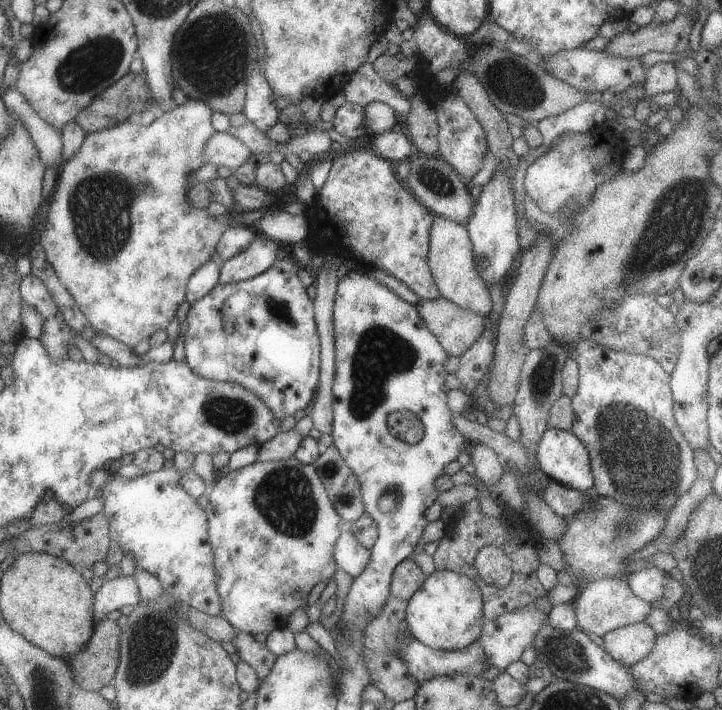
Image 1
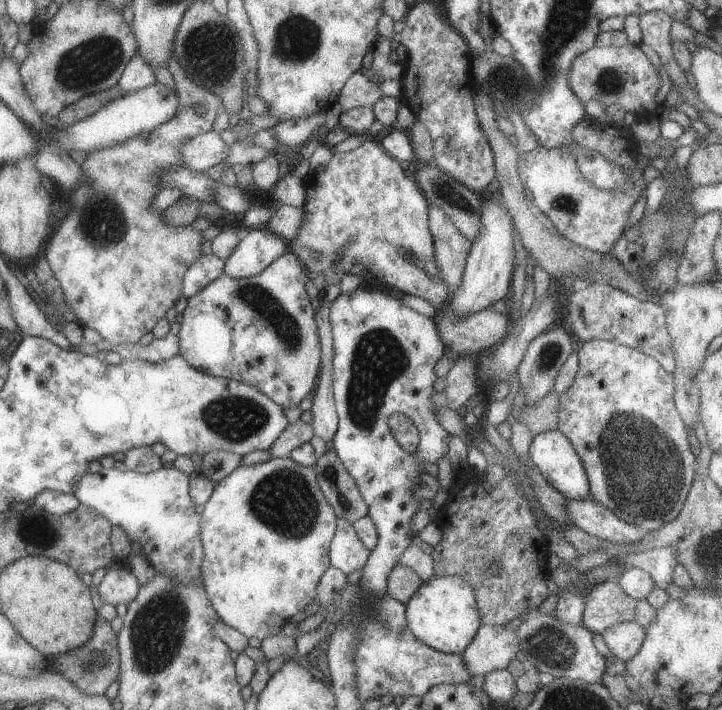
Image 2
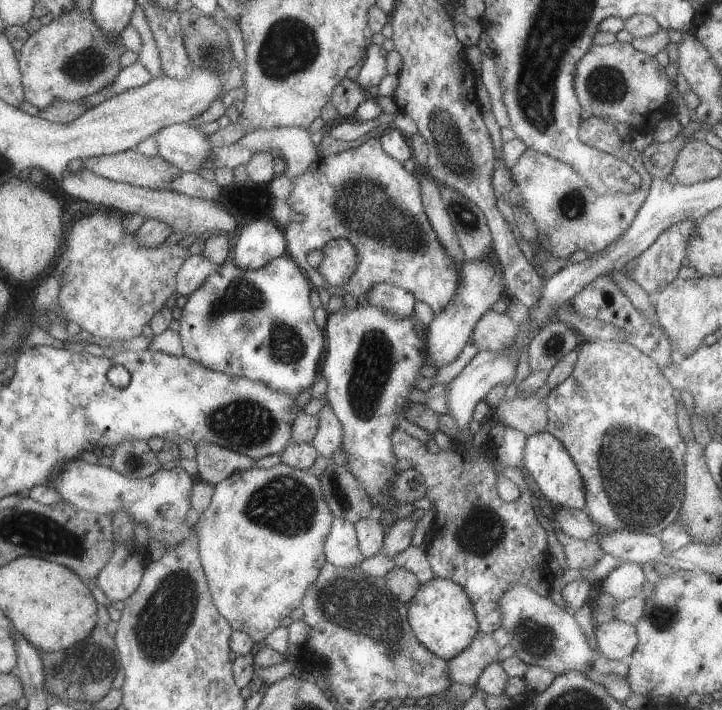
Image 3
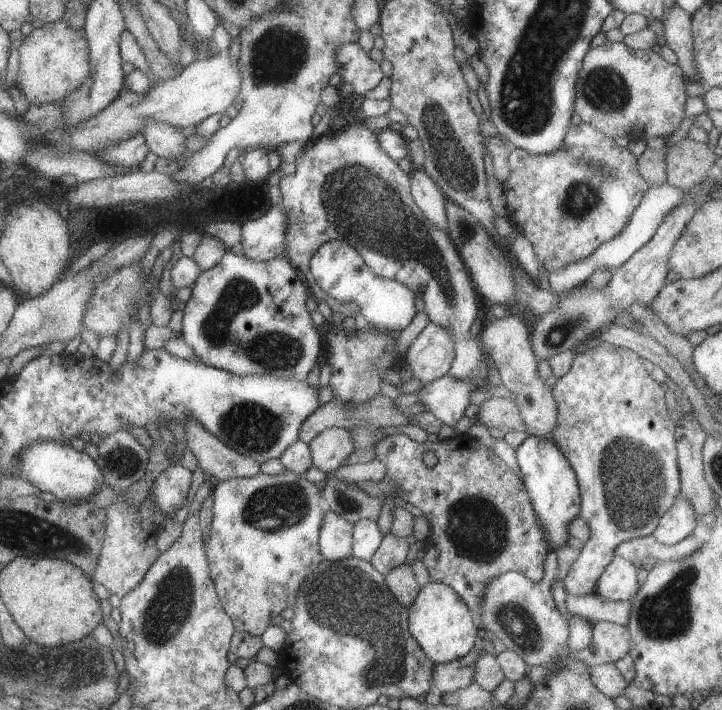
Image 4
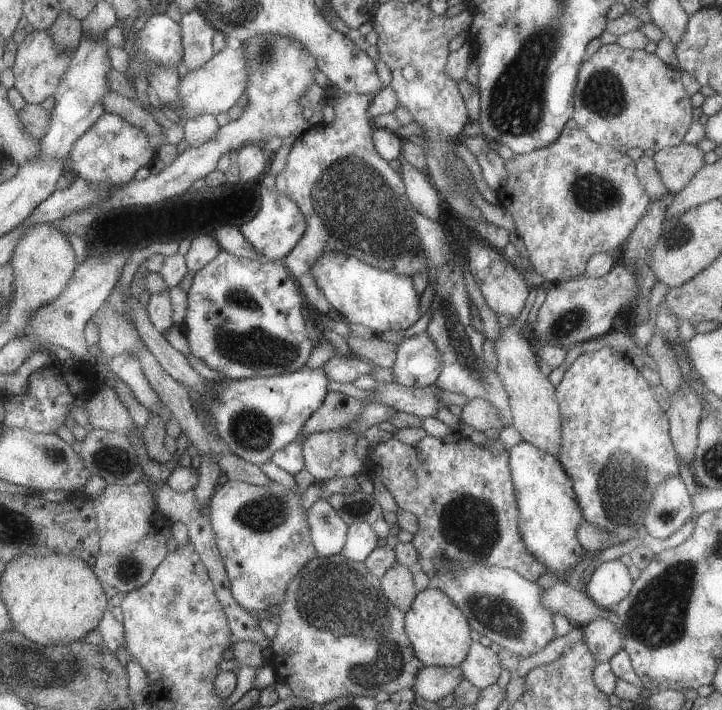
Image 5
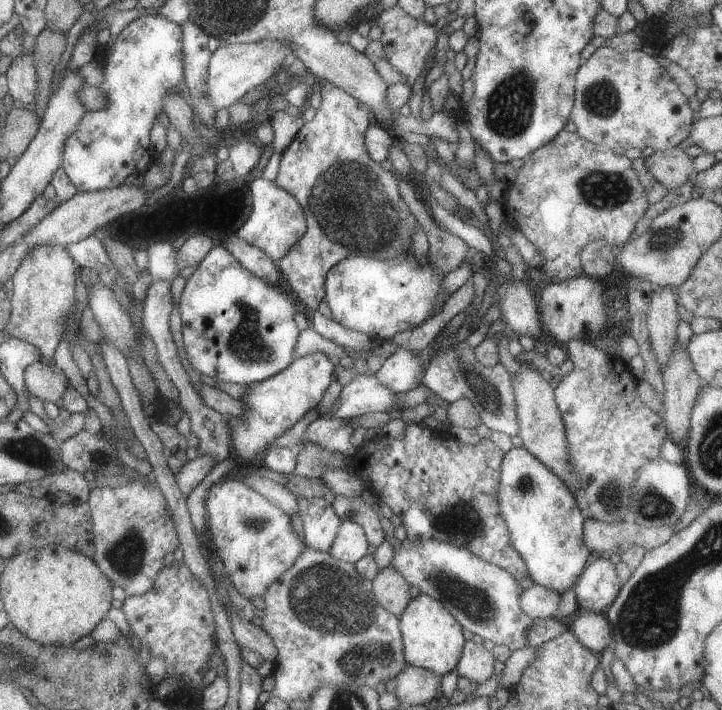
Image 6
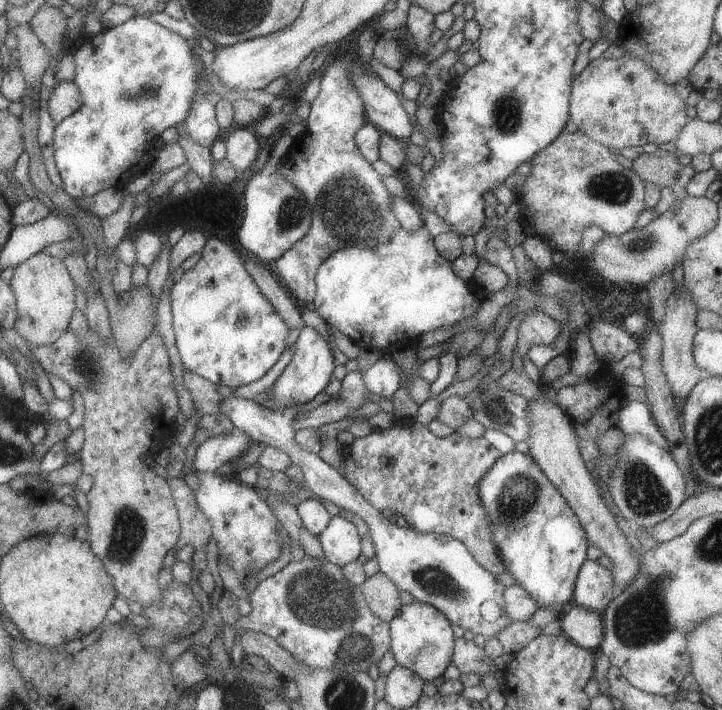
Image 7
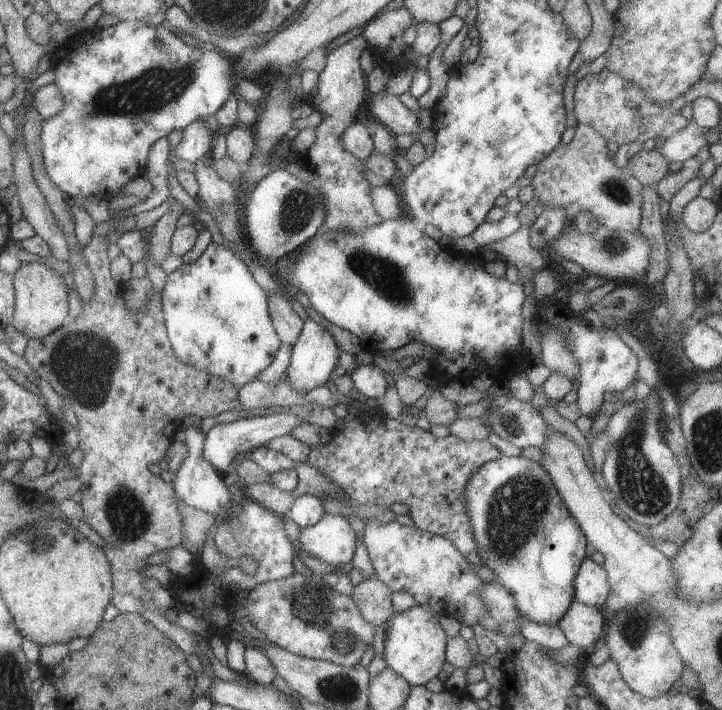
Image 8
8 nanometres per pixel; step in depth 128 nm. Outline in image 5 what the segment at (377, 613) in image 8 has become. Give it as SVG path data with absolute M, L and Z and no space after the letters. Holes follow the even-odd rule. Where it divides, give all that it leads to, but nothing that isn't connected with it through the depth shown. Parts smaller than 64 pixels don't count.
M396 562L379 579L384 598L403 613L409 610L417 592L412 577L405 565Z

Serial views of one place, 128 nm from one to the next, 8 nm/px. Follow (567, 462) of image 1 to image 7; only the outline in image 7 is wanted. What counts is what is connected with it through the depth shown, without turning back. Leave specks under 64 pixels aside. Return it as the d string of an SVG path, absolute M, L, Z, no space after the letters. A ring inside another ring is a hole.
M515 450L500 455L489 472L477 482L477 494L481 506L487 512L493 544L497 546L497 554L505 564L505 571L515 578L516 584L533 598L539 608L561 605L566 608L573 598L577 573L586 559L588 540L577 516L557 488L541 472L534 458Z

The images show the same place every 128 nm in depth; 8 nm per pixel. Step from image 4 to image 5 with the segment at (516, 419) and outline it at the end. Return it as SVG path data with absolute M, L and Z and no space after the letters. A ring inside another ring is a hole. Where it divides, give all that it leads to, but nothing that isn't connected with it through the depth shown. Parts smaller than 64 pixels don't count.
M473 398L465 402L461 407L461 414L459 414L459 421L461 424L468 424L473 430L484 432L489 428L497 428L503 430L505 424L501 422L497 410L483 398Z

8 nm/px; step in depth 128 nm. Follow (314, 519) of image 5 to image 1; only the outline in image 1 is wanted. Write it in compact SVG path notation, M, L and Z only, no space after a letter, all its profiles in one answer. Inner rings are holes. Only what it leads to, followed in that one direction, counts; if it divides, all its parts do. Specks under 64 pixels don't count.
M343 532L335 540L333 561L336 569L356 578L369 563L369 549L361 547L350 532Z

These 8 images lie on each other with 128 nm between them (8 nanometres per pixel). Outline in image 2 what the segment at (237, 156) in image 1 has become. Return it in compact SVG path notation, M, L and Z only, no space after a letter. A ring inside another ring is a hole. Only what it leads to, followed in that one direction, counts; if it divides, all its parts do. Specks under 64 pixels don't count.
M208 131L185 139L178 148L183 167L203 173L208 168L221 163L229 146L225 146L219 134Z

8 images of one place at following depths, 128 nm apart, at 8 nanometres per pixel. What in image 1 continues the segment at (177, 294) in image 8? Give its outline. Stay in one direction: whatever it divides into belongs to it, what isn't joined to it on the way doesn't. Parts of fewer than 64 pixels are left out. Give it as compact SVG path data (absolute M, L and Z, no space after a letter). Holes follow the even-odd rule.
M293 258L275 260L270 268L258 276L249 278L245 281L235 283L218 283L206 296L194 301L187 312L185 320L187 321L187 332L183 335L183 349L185 351L185 363L189 369L203 379L211 381L222 381L234 383L251 392L257 399L260 399L266 408L275 416L275 419L281 421L287 416L292 416L298 410L309 407L313 402L318 386L319 368L320 368L320 343L314 326L314 315L312 300L309 300L306 289L301 285L297 272L300 270L300 264Z

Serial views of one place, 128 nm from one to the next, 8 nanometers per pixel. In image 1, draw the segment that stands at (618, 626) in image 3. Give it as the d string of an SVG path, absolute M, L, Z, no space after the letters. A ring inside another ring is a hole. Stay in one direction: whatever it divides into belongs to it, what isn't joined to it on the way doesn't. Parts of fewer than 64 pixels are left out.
M641 622L611 630L601 638L605 652L617 663L627 667L649 654L655 636L656 633Z

